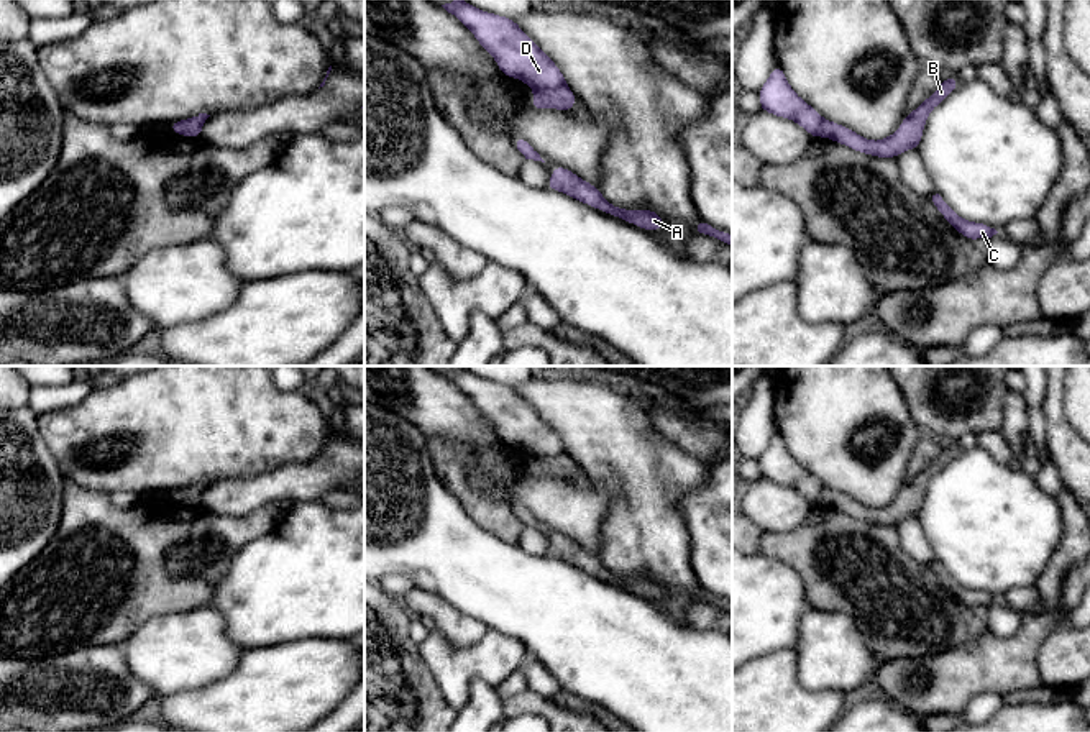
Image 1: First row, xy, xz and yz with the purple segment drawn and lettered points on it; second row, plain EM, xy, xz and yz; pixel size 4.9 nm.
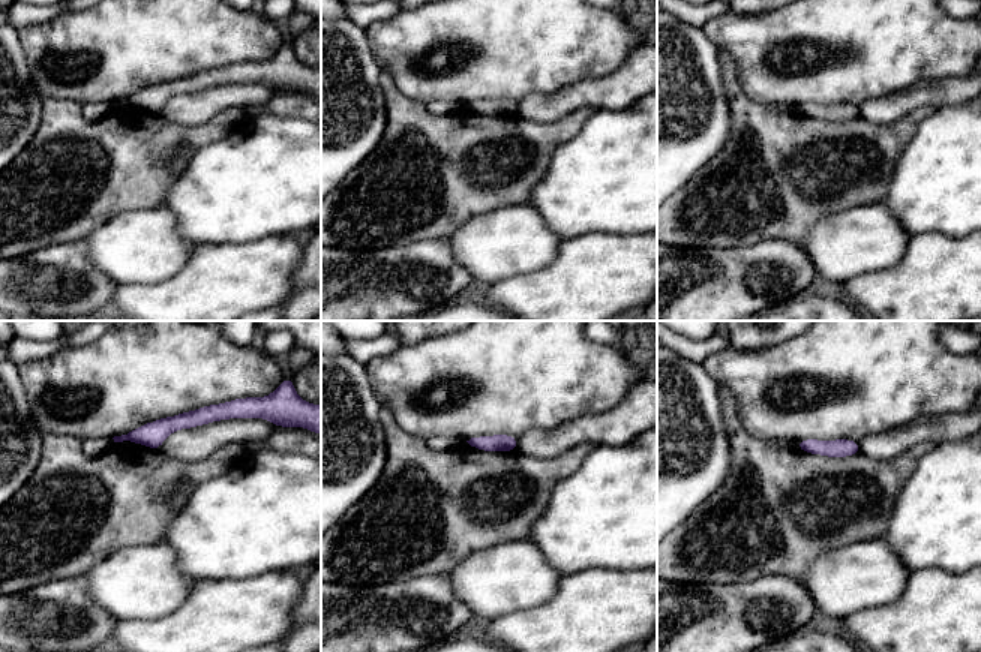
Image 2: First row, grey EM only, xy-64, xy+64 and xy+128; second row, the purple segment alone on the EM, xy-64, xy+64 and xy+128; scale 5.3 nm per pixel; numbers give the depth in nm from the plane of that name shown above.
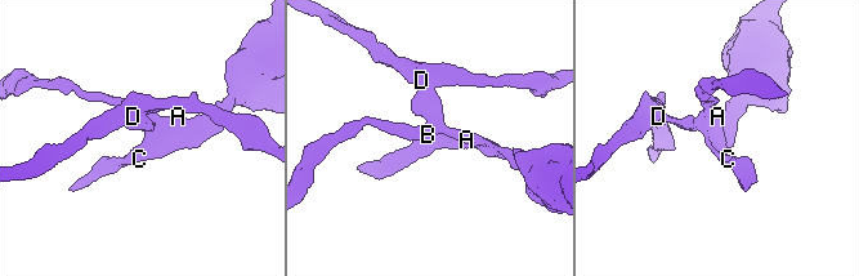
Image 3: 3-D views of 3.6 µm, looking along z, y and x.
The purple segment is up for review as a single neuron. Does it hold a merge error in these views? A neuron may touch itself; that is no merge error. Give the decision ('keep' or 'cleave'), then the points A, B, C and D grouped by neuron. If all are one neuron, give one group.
cleave | A B C / D

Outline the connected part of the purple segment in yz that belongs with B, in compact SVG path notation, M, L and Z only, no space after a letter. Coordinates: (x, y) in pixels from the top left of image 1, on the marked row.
M944 77L939 89L931 94L914 112L906 113L900 128L885 140L872 141L844 125L831 120L822 121L821 136L836 143L845 144L854 151L870 154L875 158L898 158L908 149L918 149L927 115L957 89L957 77Z

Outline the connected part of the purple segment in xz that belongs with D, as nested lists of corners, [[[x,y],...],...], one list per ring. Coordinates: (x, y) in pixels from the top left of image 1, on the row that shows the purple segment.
[[[453,0],[442,7],[474,34],[506,77],[519,79],[535,90],[566,87],[560,67],[512,18],[483,11],[465,0]]]

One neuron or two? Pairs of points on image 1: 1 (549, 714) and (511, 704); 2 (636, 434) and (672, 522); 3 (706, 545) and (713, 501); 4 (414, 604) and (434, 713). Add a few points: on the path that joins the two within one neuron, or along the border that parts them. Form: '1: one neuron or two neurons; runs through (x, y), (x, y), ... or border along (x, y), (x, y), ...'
1: one neuron; runs through (539, 704), (521, 704)
2: one neuron; runs through (636, 455), (636, 466), (647, 478), (650, 501)
3: one neuron; runs through (713, 534), (713, 512)
4: two neurons; border along (399, 601), (412, 616)

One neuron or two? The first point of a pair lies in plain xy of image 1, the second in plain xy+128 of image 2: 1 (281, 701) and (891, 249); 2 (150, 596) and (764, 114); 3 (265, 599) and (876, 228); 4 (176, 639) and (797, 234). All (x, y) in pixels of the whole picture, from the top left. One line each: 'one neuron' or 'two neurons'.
1: two neurons
2: one neuron
3: two neurons
4: two neurons

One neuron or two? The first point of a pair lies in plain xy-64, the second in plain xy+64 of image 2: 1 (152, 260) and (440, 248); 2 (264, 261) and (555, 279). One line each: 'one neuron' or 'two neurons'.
1: two neurons
2: one neuron

